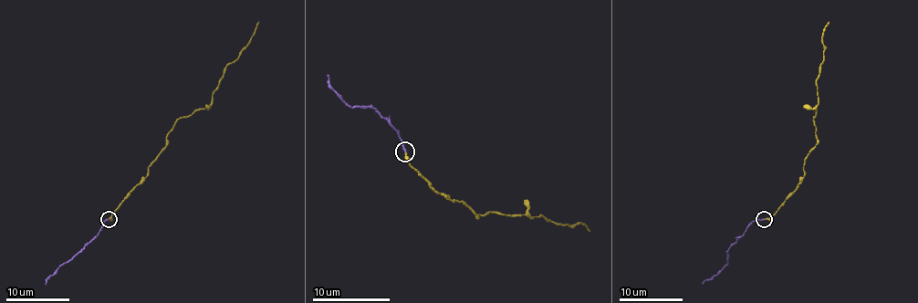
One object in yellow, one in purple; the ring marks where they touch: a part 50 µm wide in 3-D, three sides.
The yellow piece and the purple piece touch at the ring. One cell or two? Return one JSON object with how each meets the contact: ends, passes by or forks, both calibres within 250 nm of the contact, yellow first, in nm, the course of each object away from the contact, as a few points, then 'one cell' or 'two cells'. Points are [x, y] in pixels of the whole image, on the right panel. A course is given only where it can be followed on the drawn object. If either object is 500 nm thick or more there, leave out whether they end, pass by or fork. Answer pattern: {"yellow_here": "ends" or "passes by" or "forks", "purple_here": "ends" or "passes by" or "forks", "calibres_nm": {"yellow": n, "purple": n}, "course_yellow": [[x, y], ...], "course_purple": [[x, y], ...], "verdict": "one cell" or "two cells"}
{"yellow_here": "ends", "purple_here": "ends", "calibres_nm": {"yellow": 240, "purple": 190}, "course_yellow": [[765, 219], [798, 186], [804, 159], [817, 143], [817, 78], [829, 22]], "course_purple": [[765, 219], [754, 221], [728, 249], [728, 262], [701, 284]], "verdict": "one cell"}

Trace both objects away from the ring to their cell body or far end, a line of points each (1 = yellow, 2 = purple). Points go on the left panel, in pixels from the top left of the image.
1: (109, 219), (146, 175), (180, 118), (211, 102), (224, 69), (238, 57), (258, 22)
2: (109, 219), (46, 284)

